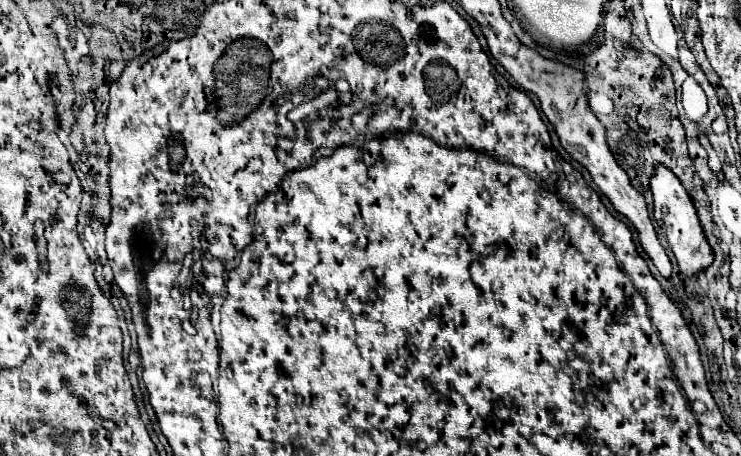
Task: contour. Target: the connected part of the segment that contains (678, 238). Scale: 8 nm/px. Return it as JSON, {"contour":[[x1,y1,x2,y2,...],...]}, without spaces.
{"contour":[[655,165,655,173,651,177,651,193,655,199,655,211,653,211,655,221,667,235,667,241,677,259,679,271,687,277,693,277,699,271,705,271,713,263,713,249,709,241,705,239,703,227,699,223,699,217,697,217,697,211,693,207,693,199,689,197,689,193,683,189,679,179,663,165]]}

